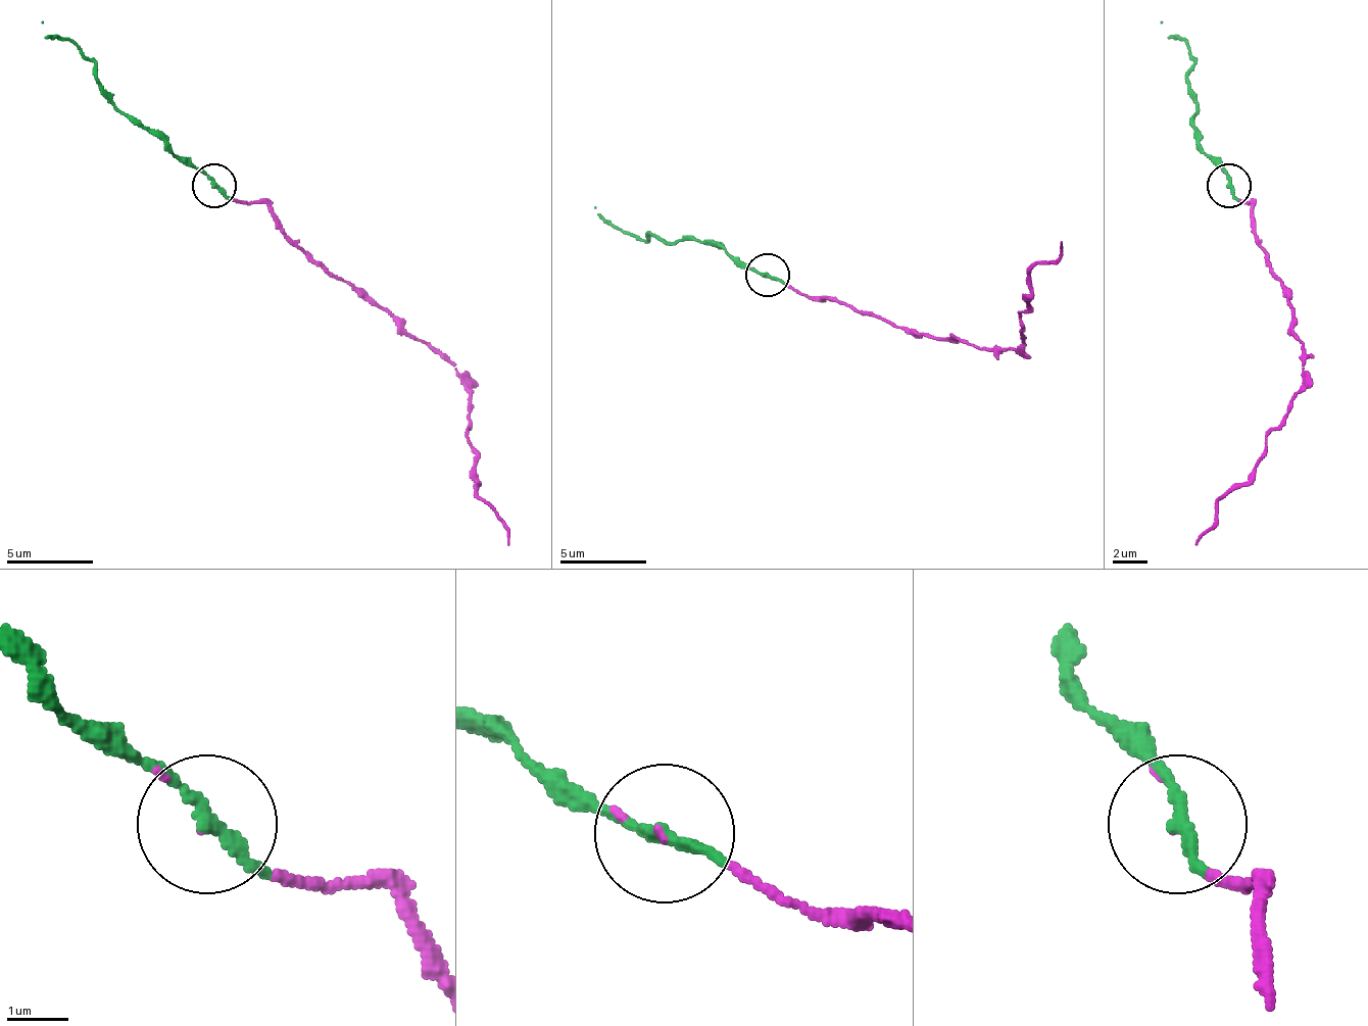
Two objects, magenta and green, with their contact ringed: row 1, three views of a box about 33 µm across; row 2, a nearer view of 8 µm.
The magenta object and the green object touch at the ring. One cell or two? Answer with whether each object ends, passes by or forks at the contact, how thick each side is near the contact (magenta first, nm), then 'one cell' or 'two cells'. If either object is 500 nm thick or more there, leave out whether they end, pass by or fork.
magenta ends | green passes by | 50/170 nm | one cell

